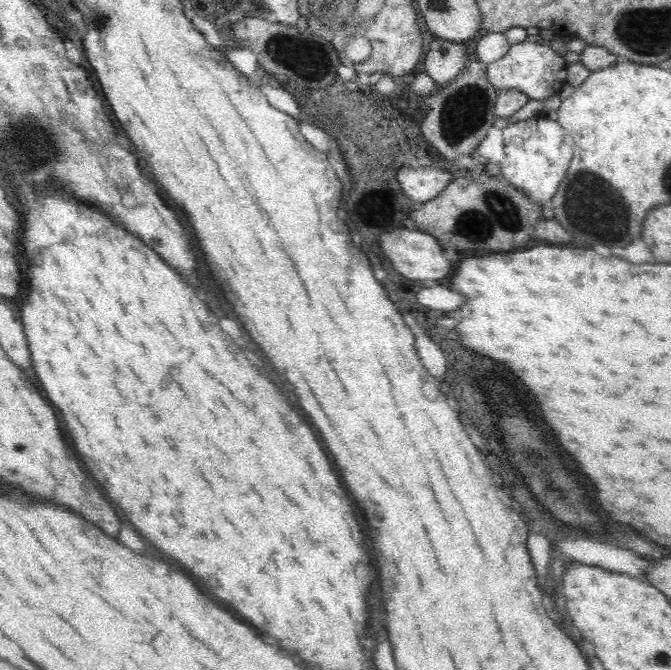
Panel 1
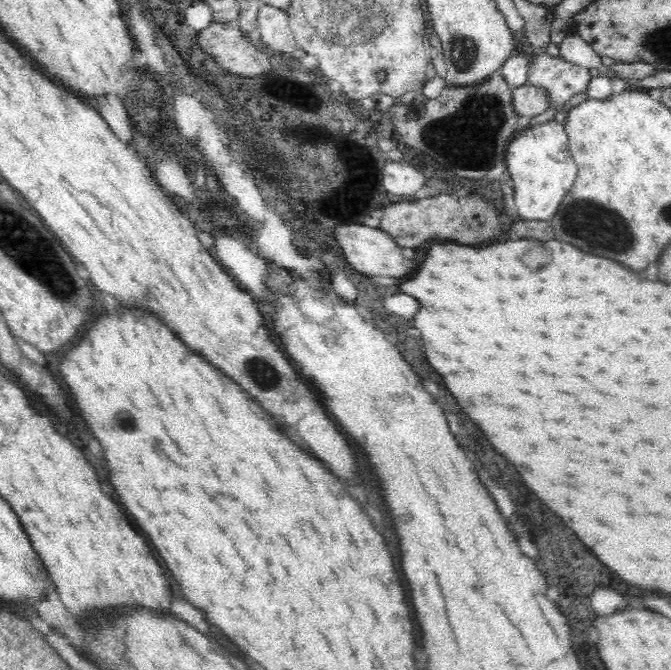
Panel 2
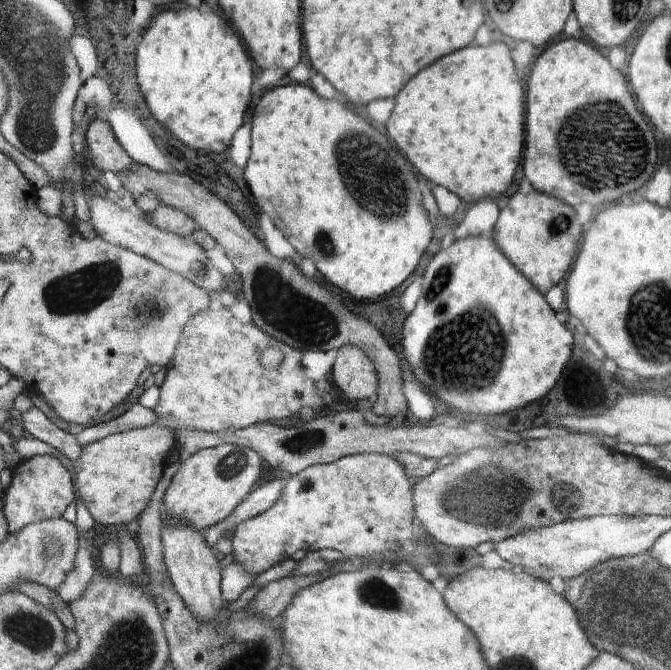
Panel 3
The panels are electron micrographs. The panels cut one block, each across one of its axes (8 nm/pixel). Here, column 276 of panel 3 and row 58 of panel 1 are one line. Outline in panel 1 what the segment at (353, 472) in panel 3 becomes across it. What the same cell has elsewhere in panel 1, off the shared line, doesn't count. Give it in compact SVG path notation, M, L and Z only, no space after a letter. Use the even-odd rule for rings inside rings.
M522 41L511 44L511 47L502 55L502 58L487 64L488 82L499 91L510 89L521 90L529 98L544 102L551 96L556 96L567 84L567 68L569 63L552 47L541 41Z

